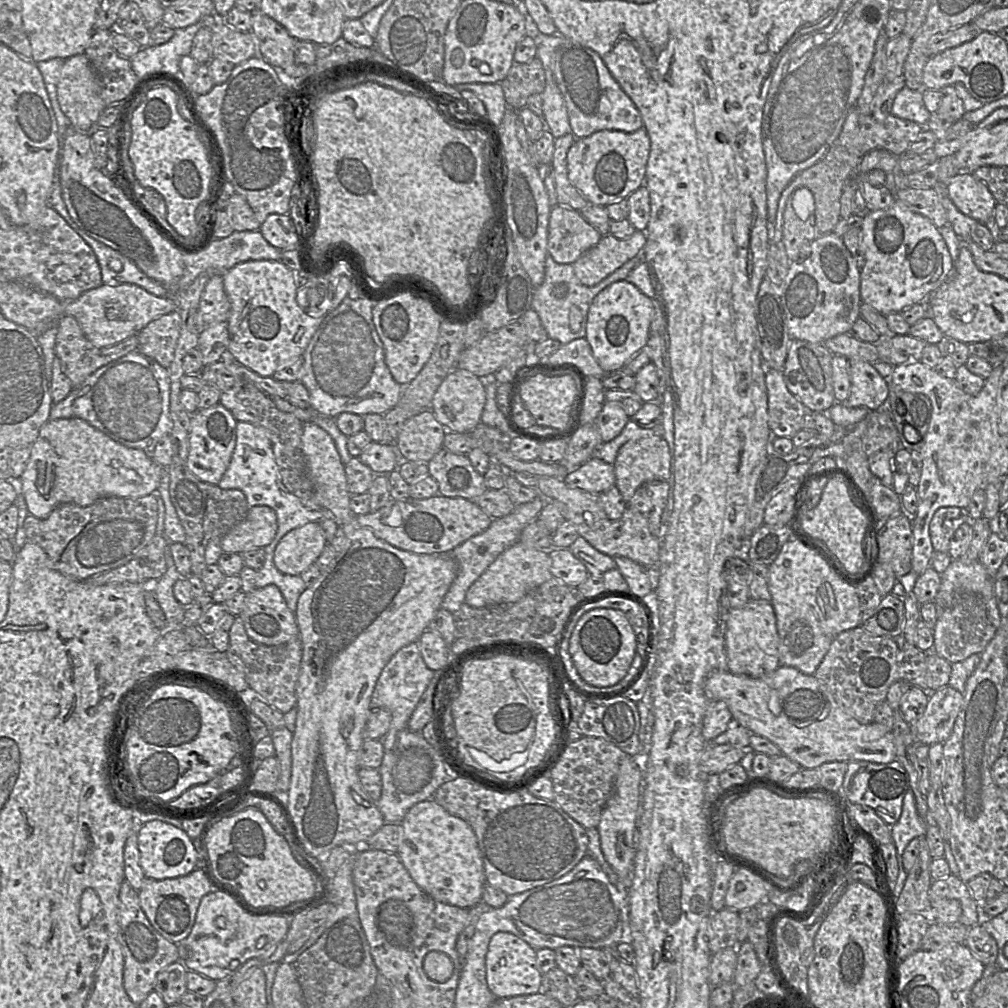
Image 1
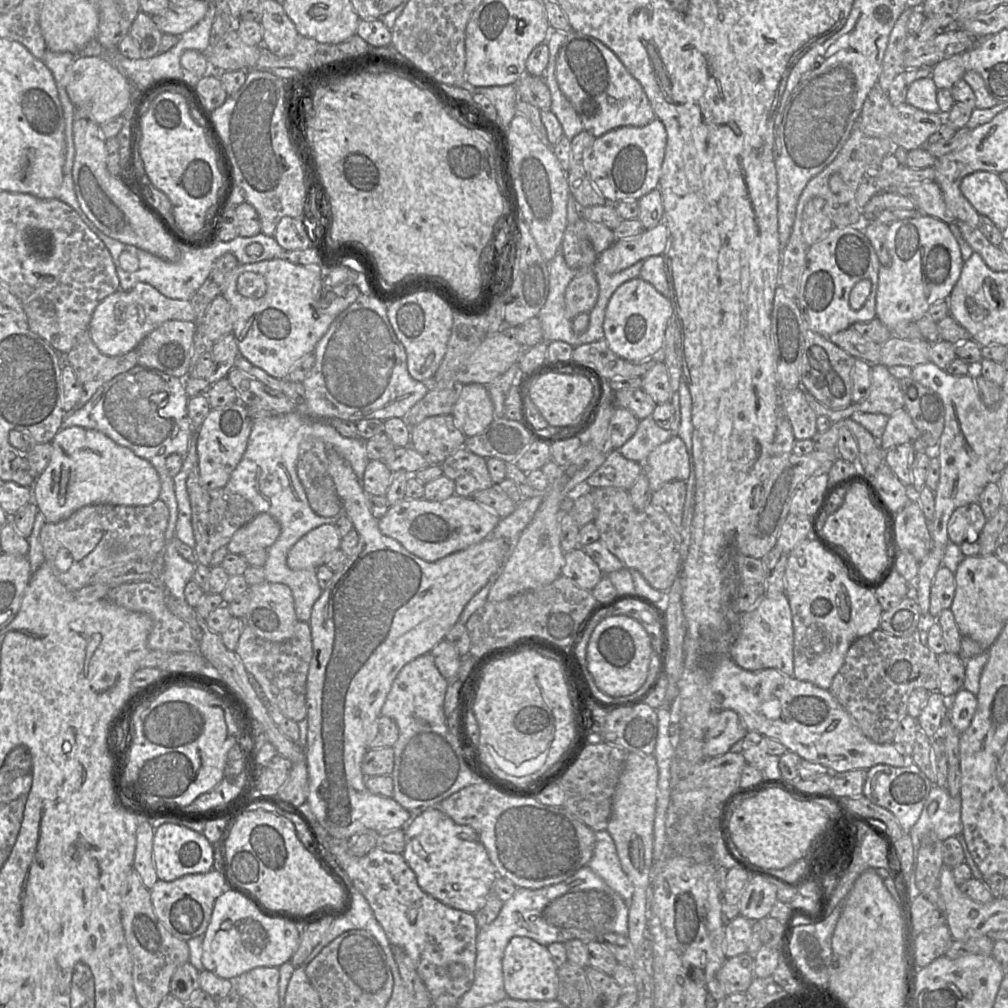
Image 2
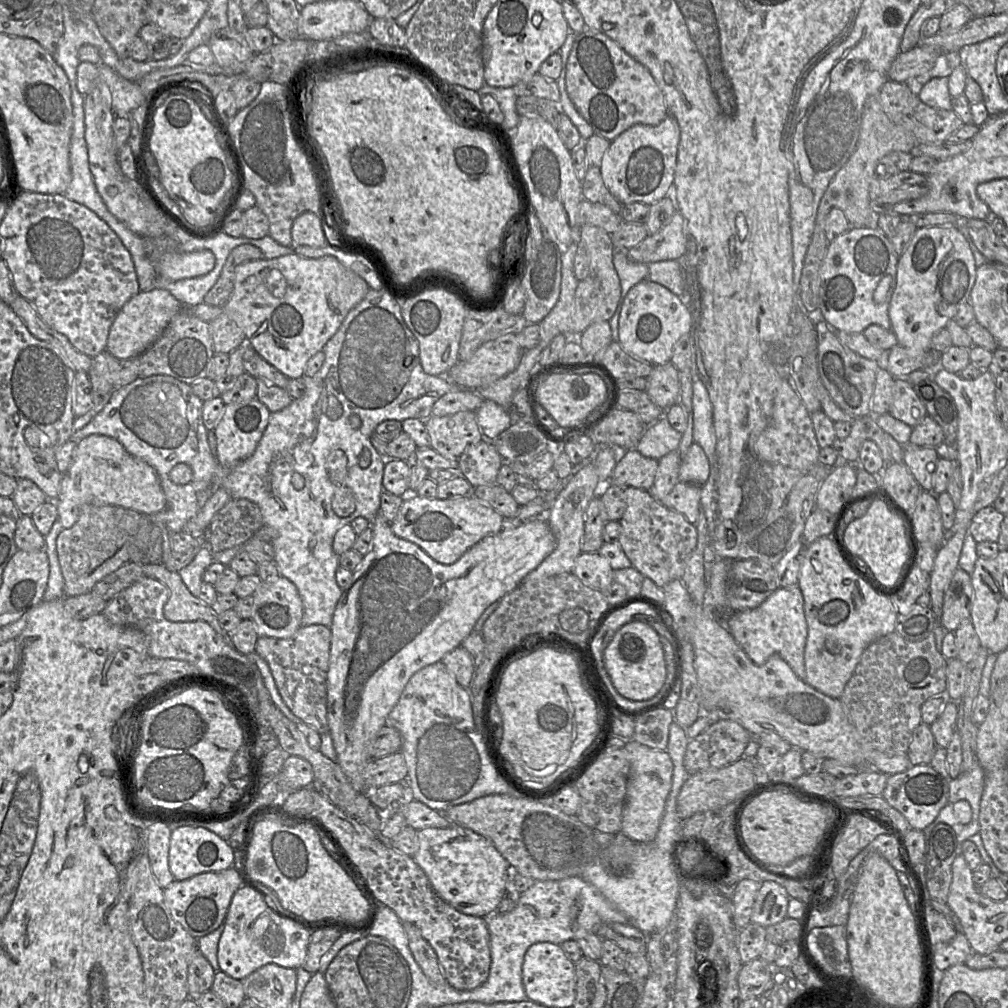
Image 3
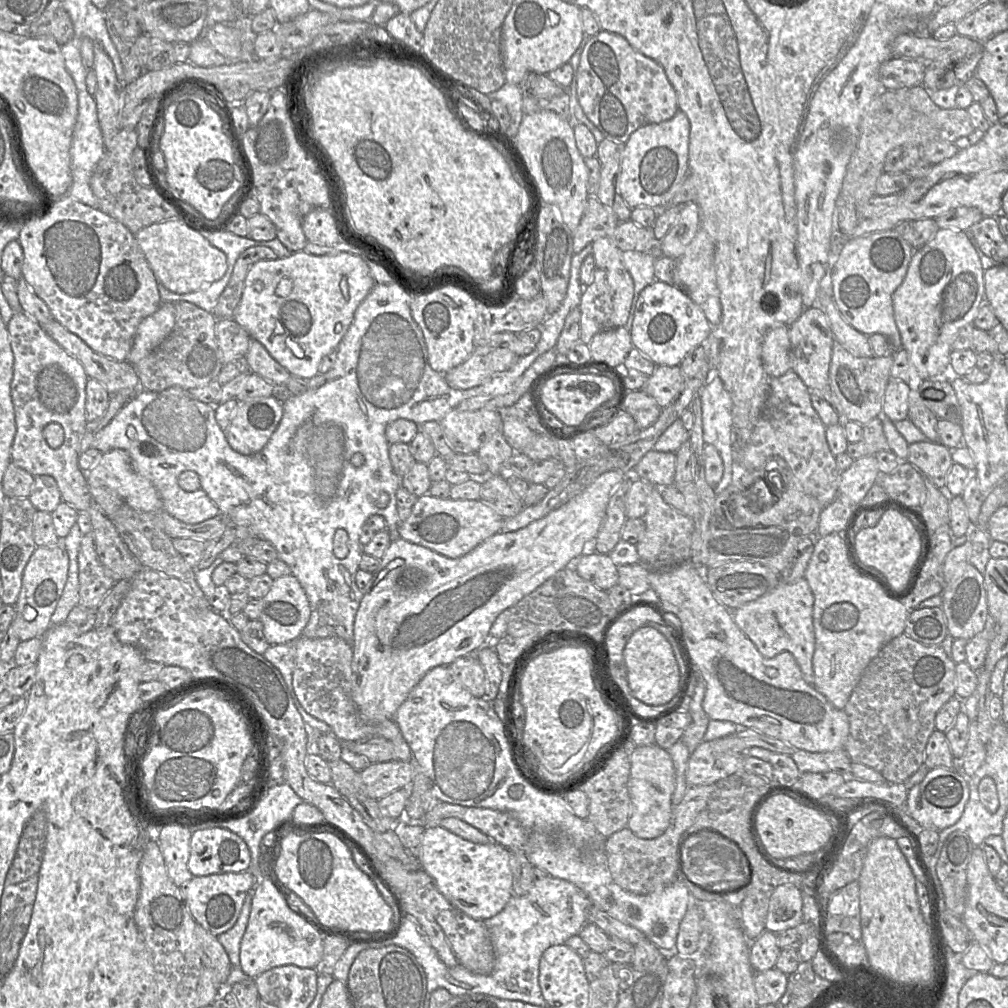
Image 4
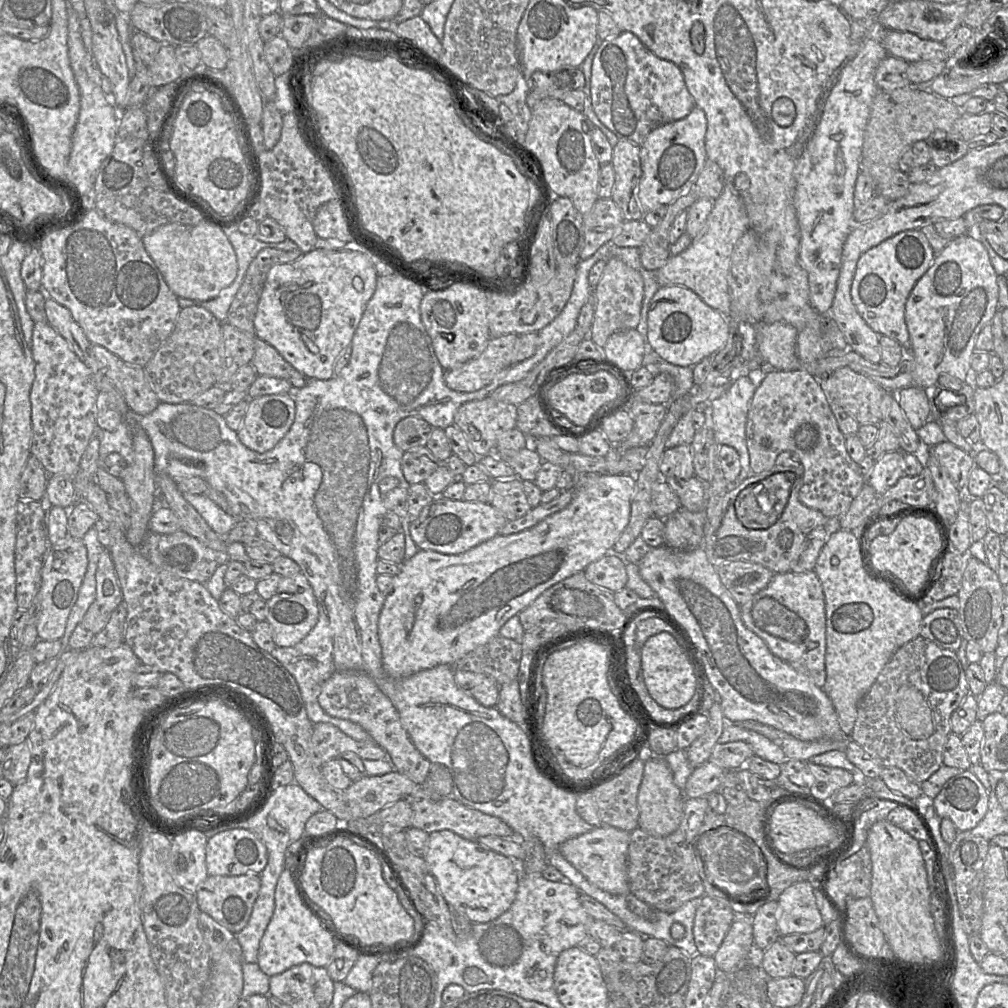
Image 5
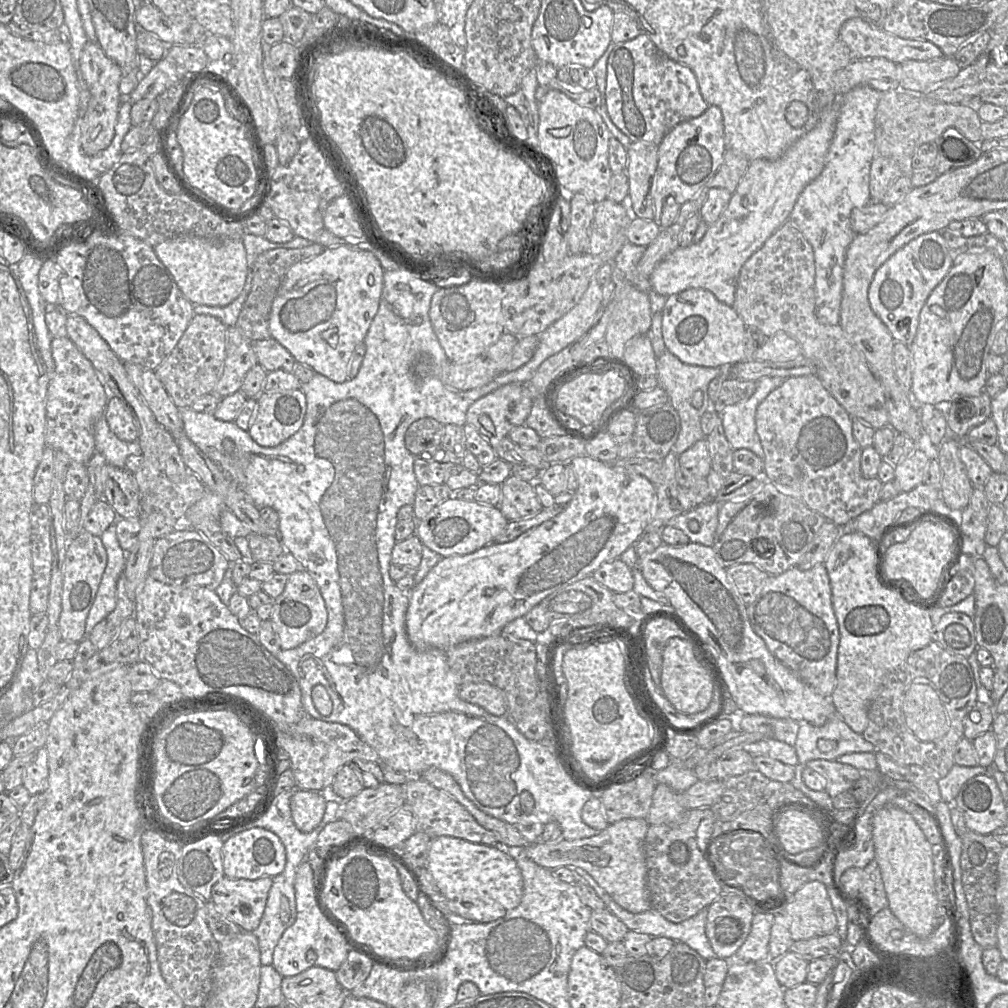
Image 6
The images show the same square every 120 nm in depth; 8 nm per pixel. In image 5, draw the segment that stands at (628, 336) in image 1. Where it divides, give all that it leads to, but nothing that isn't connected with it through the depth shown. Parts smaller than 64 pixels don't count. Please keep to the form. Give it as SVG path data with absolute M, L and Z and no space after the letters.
M660 286L651 299L647 313L646 341L665 361L693 367L701 360L722 349L735 329L716 310L709 307L685 286Z

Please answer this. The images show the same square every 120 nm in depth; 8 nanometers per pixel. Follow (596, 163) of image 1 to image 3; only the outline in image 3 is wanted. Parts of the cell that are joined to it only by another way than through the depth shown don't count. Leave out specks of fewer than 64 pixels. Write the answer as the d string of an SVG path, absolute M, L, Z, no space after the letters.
M668 115L656 126L633 125L611 141L602 158L601 176L613 197L622 205L642 203L650 206L672 196L679 140L678 123Z

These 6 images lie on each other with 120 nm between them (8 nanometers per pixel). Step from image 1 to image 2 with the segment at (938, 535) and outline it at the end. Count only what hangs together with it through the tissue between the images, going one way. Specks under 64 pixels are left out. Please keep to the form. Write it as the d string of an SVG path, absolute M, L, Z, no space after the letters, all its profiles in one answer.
M978 502L956 508L947 525L949 541L957 545L966 541L967 535L979 535L987 521Z

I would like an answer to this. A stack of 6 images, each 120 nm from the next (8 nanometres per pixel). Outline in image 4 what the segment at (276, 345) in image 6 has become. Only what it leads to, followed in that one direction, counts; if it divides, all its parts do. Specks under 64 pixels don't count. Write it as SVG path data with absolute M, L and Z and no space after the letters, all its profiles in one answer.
M251 338L244 361L251 373L260 375L276 387L284 387L291 377L290 372L270 355L263 344L255 339Z

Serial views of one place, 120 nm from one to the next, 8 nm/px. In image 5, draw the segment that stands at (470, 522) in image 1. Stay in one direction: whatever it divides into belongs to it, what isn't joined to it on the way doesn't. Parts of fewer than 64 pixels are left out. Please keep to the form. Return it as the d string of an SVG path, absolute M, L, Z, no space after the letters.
M435 497L419 517L410 522L409 533L421 550L457 555L497 536L507 521L503 513L489 503Z

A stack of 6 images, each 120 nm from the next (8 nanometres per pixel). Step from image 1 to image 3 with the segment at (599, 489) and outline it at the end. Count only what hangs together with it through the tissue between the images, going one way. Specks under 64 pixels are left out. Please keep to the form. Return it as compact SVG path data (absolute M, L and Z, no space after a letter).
M636 449L627 450L620 454L608 485L648 491L654 482L657 467L658 460L645 457Z

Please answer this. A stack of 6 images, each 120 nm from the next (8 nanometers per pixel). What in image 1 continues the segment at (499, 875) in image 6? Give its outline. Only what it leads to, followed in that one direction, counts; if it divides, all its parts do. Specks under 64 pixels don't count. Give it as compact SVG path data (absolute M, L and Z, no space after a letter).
M429 799L412 806L400 825L397 855L424 893L438 902L463 909L481 902L486 885L484 865L476 836L467 823Z

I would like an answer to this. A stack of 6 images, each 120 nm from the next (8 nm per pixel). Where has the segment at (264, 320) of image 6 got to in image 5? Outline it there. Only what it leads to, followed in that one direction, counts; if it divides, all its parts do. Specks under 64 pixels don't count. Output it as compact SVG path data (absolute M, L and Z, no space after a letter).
M273 248L261 250L250 263L243 282L227 313L227 321L236 328L256 337L254 319L269 270L276 264L299 259L301 250L283 251Z

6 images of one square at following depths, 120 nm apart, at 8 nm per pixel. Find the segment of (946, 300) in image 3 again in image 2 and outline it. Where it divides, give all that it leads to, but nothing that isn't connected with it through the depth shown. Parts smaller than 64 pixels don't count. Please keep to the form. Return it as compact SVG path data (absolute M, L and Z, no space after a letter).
M925 214L889 224L885 246L891 263L889 266L882 265L879 269L875 306L877 317L889 328L892 336L892 329L898 324L920 320L926 316L932 304L950 296L961 275L964 260L960 246L949 229L949 224Z

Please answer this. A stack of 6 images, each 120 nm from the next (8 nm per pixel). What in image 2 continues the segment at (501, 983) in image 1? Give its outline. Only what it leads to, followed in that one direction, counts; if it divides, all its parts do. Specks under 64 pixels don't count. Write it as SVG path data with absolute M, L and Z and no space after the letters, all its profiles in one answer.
M514 937L507 944L502 959L504 988L508 998L525 1001L556 1000L558 993L558 967L547 946L527 937Z

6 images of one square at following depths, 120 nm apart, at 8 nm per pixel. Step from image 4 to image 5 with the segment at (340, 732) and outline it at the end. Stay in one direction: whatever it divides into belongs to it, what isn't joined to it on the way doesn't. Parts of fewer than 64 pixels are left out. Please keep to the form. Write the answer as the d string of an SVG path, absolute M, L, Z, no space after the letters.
M359 671L337 672L327 679L318 696L320 707L328 715L360 725L387 752L394 769L416 784L422 784L431 763L414 746L404 729L399 714L387 696L366 673Z

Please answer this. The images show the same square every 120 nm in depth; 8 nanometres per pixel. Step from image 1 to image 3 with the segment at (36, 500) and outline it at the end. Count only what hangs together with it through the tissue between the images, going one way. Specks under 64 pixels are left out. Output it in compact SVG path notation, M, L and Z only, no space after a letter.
M100 434L89 435L76 444L72 463L63 474L60 493L54 503L58 511L57 520L65 529L77 522L85 505L118 506L144 514L155 514L167 507L155 469L131 455L116 439Z

